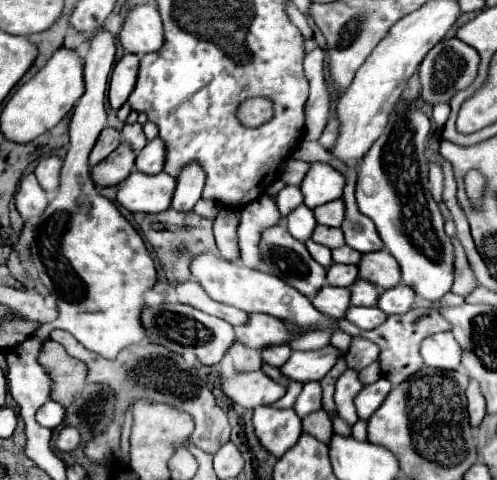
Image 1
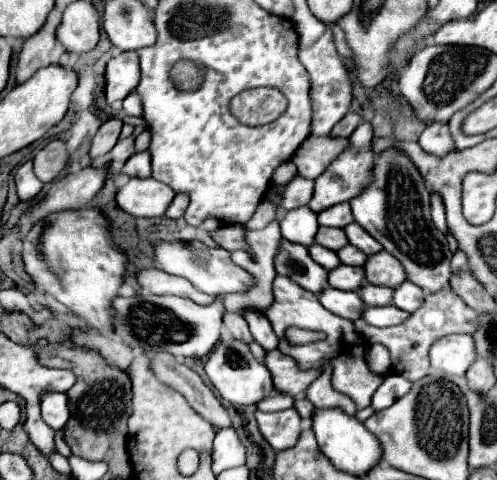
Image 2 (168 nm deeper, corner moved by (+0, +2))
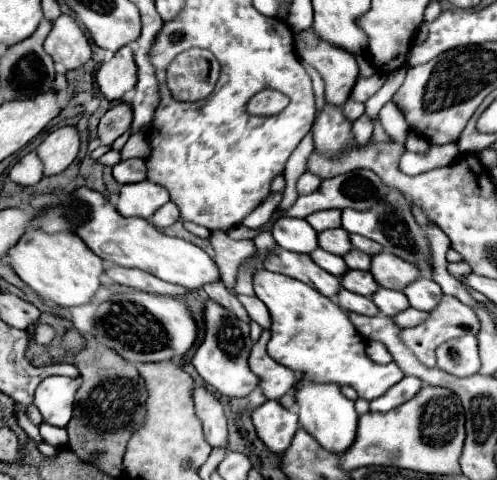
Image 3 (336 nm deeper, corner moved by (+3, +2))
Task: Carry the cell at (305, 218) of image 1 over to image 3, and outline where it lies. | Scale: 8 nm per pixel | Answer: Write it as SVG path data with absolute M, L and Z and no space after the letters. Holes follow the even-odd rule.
M279 218L271 230L275 242L297 254L311 254L317 244L317 232L301 218Z

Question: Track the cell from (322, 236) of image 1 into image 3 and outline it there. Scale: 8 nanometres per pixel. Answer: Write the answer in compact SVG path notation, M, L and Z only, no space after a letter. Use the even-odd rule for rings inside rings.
M343 228L321 232L319 234L319 246L331 254L337 254L337 256L345 256L353 248L349 234Z

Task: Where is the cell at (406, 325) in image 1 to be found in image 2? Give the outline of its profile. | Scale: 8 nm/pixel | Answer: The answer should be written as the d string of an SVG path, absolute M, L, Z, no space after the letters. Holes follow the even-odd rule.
M444 288L440 292L428 294L424 298L424 304L412 312L408 316L408 320L404 320L398 326L390 326L390 328L374 328L370 324L366 324L362 318L358 318L354 322L354 328L358 334L364 336L364 340L368 344L382 344L388 348L390 358L392 358L392 372L404 376L406 380L414 382L424 378L426 374L430 374L430 362L428 362L428 350L430 346L448 334L470 334L476 330L478 324L478 312L468 308L450 288Z

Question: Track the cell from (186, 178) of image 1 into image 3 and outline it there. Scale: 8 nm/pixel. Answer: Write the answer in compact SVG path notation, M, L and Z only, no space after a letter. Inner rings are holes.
M167 202L165 206L161 206L155 214L153 214L153 218L151 218L151 222L157 226L157 228L169 228L171 224L175 224L179 220L179 208L173 204L173 202Z

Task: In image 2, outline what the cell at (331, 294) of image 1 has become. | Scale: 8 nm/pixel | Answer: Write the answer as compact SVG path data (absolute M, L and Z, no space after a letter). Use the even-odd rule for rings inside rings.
M326 288L324 292L318 294L318 300L326 310L336 312L338 316L342 316L346 320L358 320L360 312L364 310L364 302L360 300L360 296L356 292Z

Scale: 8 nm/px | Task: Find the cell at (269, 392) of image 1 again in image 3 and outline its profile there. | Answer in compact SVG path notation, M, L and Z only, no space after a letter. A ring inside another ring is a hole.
M209 300L205 304L203 310L203 320L205 320L205 336L199 344L199 348L195 350L191 362L195 366L195 370L199 372L199 376L217 392L225 394L225 396L235 396L235 398L243 398L247 396L257 384L257 376L249 370L247 358L251 352L251 338L249 338L249 324L243 320L231 320L237 318L233 312L229 312L227 308L223 308L221 304Z

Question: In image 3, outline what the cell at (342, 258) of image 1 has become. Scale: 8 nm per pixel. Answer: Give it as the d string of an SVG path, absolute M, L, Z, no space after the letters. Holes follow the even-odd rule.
M351 250L343 256L343 260L347 262L347 266L351 270L369 270L371 268L371 256L369 254L363 254L361 250Z

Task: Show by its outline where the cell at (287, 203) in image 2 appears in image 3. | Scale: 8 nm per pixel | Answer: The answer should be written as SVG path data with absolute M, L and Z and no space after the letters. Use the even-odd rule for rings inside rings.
M305 172L305 174L297 180L297 192L299 192L299 194L311 194L311 192L315 192L315 190L319 188L321 182L323 182L323 180L321 180L319 176L313 176L311 172Z

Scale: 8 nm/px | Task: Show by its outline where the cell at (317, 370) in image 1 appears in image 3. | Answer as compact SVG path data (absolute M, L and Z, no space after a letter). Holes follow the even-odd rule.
M263 330L259 340L253 344L253 350L251 350L251 356L249 356L249 368L259 378L259 388L263 390L265 398L279 400L285 392L295 388L297 376L291 368L275 362L267 354L267 350L265 350L267 336L269 336L269 330Z

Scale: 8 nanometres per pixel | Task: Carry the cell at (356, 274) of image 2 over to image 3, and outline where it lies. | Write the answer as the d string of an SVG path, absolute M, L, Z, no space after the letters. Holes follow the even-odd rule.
M349 270L345 276L341 276L343 288L361 296L373 296L373 292L377 292L379 284L373 278L371 272L361 272L361 270Z

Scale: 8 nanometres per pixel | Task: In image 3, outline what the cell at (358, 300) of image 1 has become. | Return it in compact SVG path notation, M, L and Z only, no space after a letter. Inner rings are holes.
M379 288L373 294L371 300L377 304L377 308L381 310L381 314L385 314L385 316L395 316L395 314L399 314L399 312L403 312L403 310L409 308L407 296L403 292L399 292L399 290Z

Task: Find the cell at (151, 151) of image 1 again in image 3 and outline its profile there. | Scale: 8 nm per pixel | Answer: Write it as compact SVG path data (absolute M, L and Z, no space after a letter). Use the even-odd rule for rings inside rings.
M131 158L131 160L123 160L117 166L113 166L113 178L119 184L133 184L133 182L141 182L147 178L147 166L145 160L141 158Z

